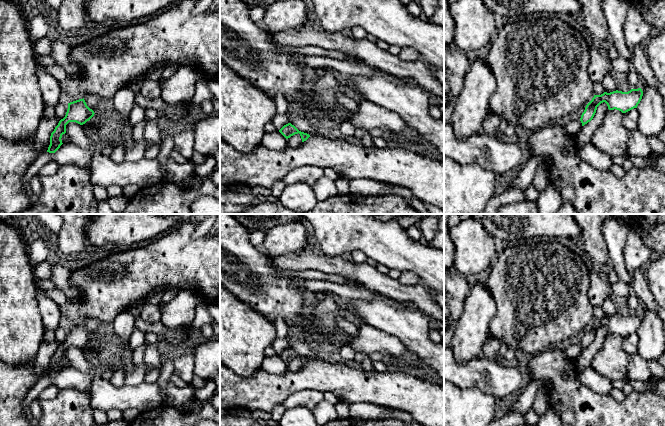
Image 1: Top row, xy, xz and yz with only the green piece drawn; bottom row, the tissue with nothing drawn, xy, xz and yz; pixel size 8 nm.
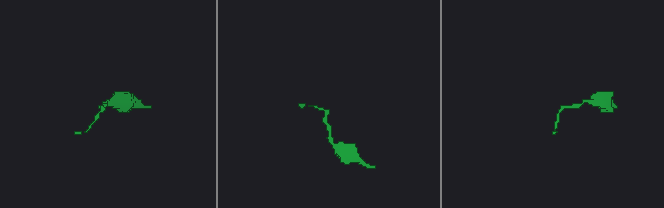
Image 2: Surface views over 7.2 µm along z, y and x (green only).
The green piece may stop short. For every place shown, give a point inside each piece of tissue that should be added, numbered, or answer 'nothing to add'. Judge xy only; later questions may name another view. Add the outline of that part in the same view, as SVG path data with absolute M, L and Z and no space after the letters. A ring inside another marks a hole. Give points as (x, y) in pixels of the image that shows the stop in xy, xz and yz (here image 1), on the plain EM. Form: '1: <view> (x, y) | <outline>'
1: xy (92, 324) | M87 318L84 324L87 330L95 337L100 332L100 325L102 322L96 318Z

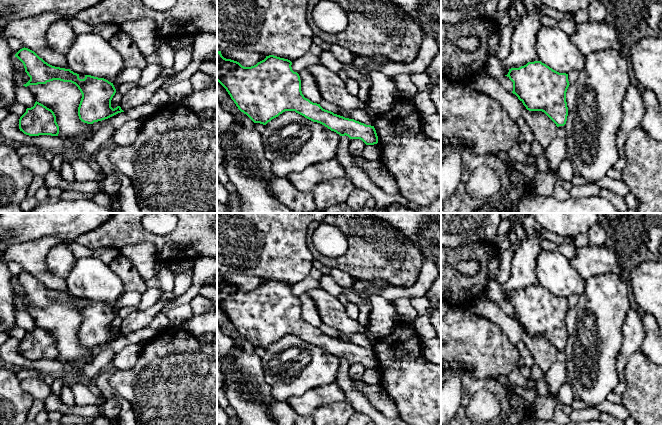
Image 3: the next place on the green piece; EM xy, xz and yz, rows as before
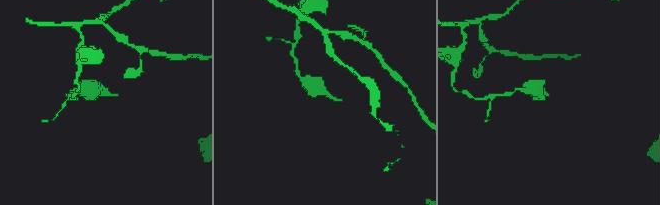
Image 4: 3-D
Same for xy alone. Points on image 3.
nothing to add

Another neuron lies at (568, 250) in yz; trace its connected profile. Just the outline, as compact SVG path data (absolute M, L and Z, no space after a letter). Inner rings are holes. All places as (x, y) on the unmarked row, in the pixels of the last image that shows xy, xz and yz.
M563 243L558 245L557 251L568 259L571 259L575 256L577 248L573 244Z

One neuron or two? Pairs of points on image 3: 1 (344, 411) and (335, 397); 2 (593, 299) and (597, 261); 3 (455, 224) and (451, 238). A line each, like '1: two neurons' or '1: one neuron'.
1: two neurons
2: two neurons
3: one neuron

